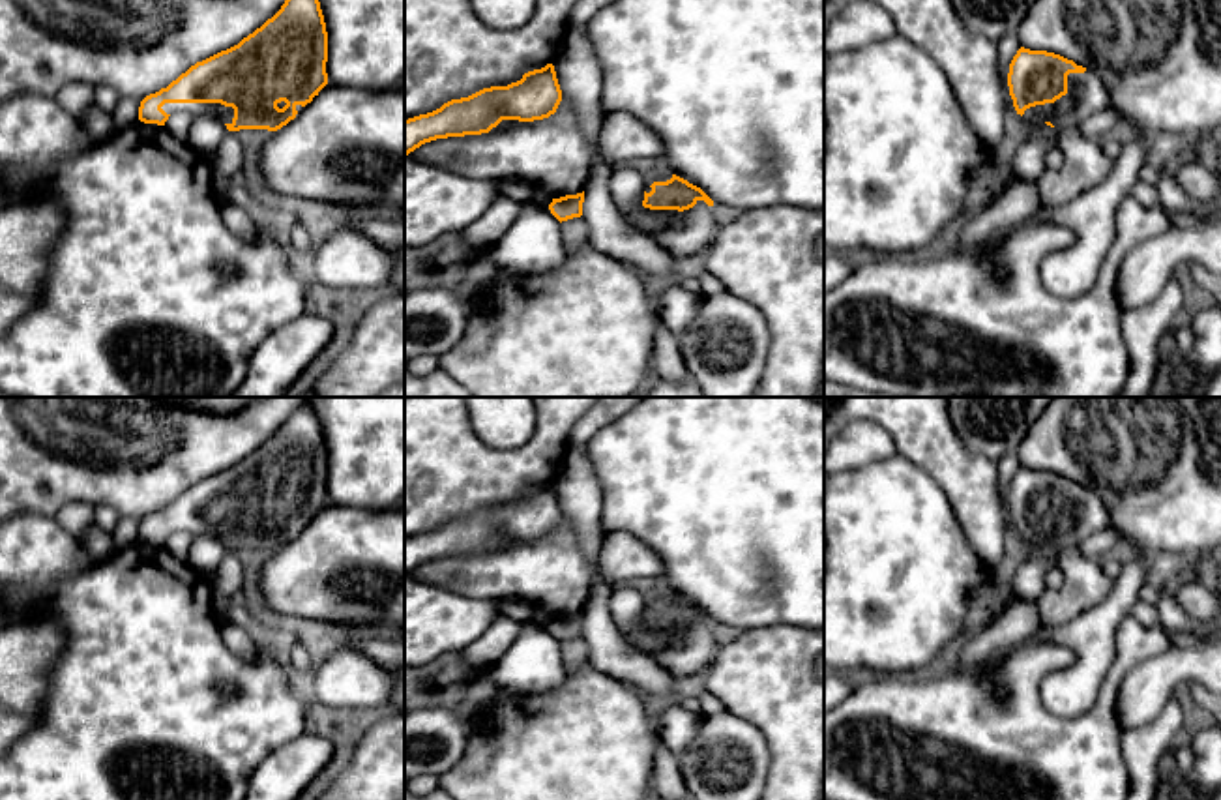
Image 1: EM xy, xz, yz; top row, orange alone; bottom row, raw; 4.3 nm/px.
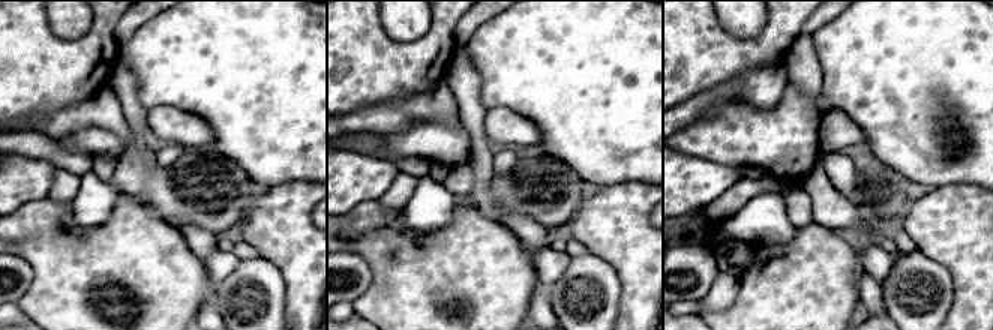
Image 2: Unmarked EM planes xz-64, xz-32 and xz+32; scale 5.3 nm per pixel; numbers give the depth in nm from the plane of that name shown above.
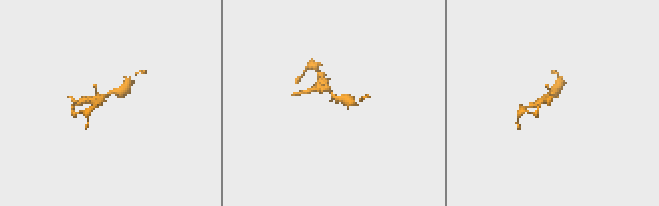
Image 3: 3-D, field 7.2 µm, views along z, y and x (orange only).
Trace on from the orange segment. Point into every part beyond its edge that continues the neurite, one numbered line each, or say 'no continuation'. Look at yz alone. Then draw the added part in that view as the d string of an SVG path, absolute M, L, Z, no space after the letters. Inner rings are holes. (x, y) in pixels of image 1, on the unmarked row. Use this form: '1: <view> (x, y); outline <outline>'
1: yz (1087, 514); outline M1086 489L1084 493L1067 495L1067 513L1054 523L1036 525L1024 530L1030 541L1051 541L1060 549L1079 549L1092 534L1109 525L1109 511L1101 498Z

